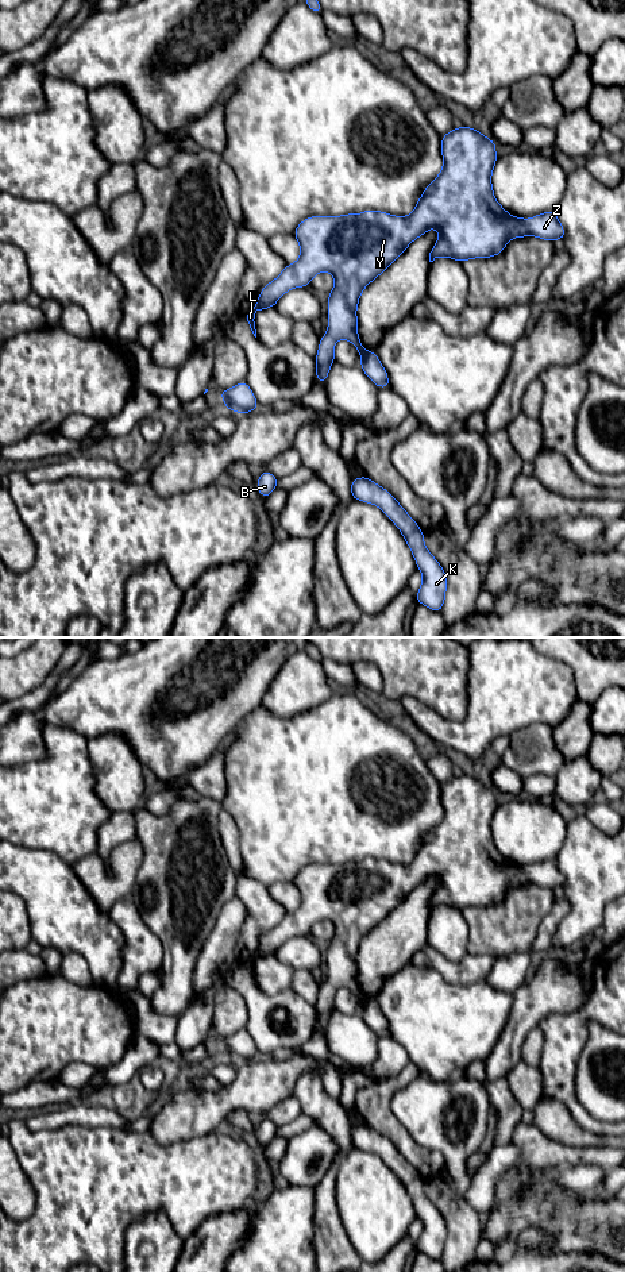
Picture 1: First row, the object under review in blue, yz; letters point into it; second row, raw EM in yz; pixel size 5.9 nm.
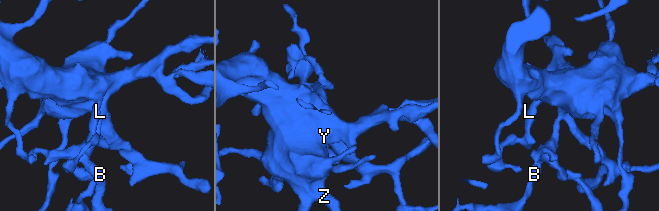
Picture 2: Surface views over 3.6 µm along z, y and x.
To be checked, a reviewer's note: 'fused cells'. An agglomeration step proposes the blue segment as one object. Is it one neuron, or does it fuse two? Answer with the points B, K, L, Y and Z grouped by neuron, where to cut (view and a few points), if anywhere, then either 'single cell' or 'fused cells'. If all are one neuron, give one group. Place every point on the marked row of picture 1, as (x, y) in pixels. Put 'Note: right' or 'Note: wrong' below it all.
groups B K L Y Z; cut none; single cell
Note: wrong

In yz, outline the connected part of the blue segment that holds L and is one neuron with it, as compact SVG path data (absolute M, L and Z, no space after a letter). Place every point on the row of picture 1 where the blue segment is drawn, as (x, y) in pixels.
M454 128L441 136L443 169L424 189L409 216L393 216L382 211L364 211L359 215L310 216L302 220L293 235L298 240L301 254L297 262L288 265L282 273L265 285L251 313L247 315L250 328L256 338L255 313L275 307L282 294L293 288L309 286L312 278L329 271L335 286L328 294L328 331L320 338L316 354L316 379L325 385L329 369L335 362L333 346L340 339L350 340L360 355L360 367L377 388L390 388L389 377L377 352L367 351L358 335L356 308L363 289L381 275L417 238L428 230L439 230L439 240L429 253L429 262L447 257L459 262L472 258L491 258L501 254L513 238L528 235L556 240L564 239L566 231L555 212L539 213L532 219L514 217L494 197L491 173L498 159L497 143L475 128Z

